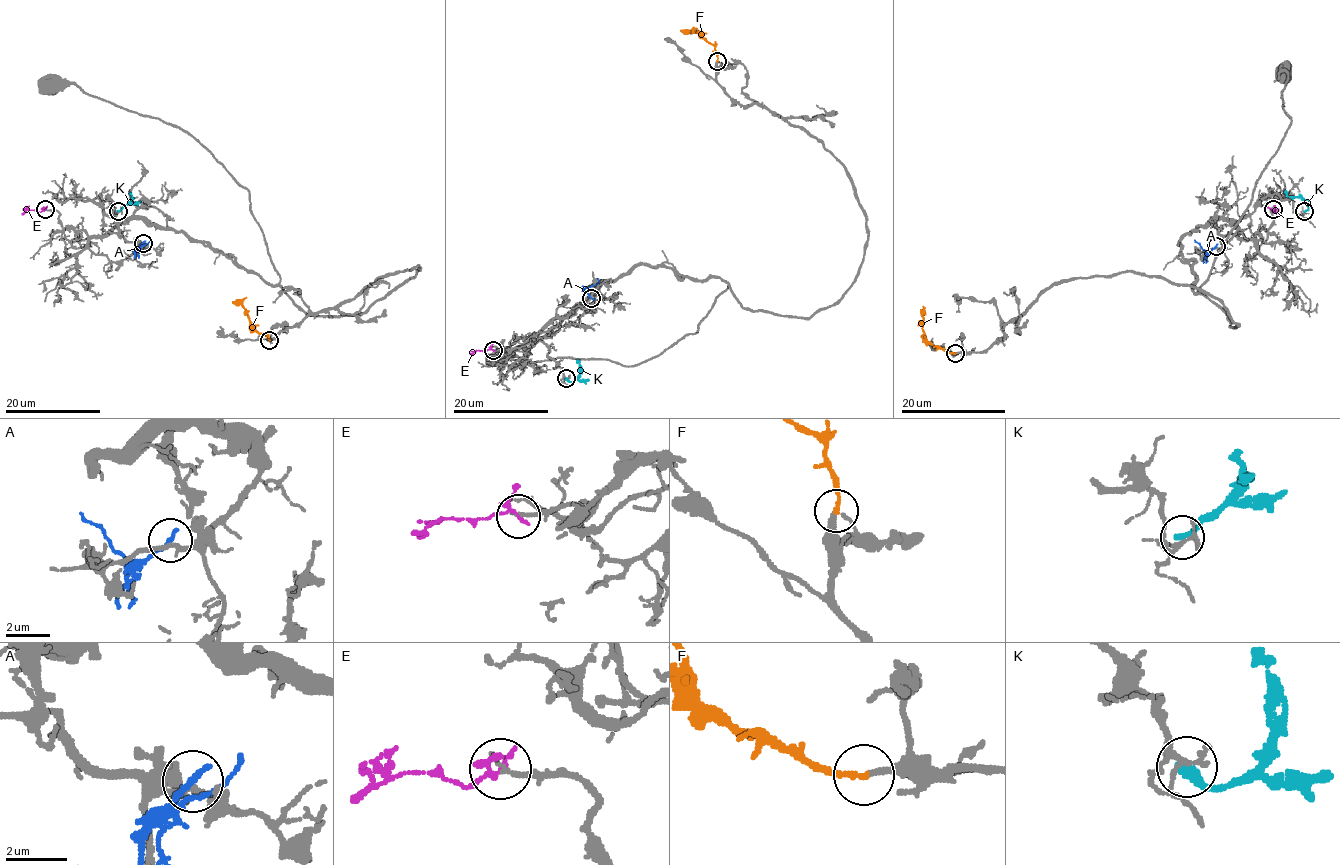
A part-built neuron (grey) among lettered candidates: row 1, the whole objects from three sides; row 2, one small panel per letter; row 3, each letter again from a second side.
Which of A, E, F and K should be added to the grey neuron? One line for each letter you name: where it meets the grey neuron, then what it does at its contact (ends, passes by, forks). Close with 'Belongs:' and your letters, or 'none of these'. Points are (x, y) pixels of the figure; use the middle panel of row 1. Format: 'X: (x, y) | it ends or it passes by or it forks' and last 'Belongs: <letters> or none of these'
F: (717, 61) | it ends
Belongs: F

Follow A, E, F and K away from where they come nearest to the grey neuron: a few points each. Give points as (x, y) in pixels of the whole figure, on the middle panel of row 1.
A: (591, 298), (587, 290), (598, 281), (597, 278)
E: (492, 350), (476, 350), (470, 354)
F: (717, 60), (714, 47), (700, 34), (680, 30)
K: (566, 379), (574, 381), (578, 377), (577, 362)

